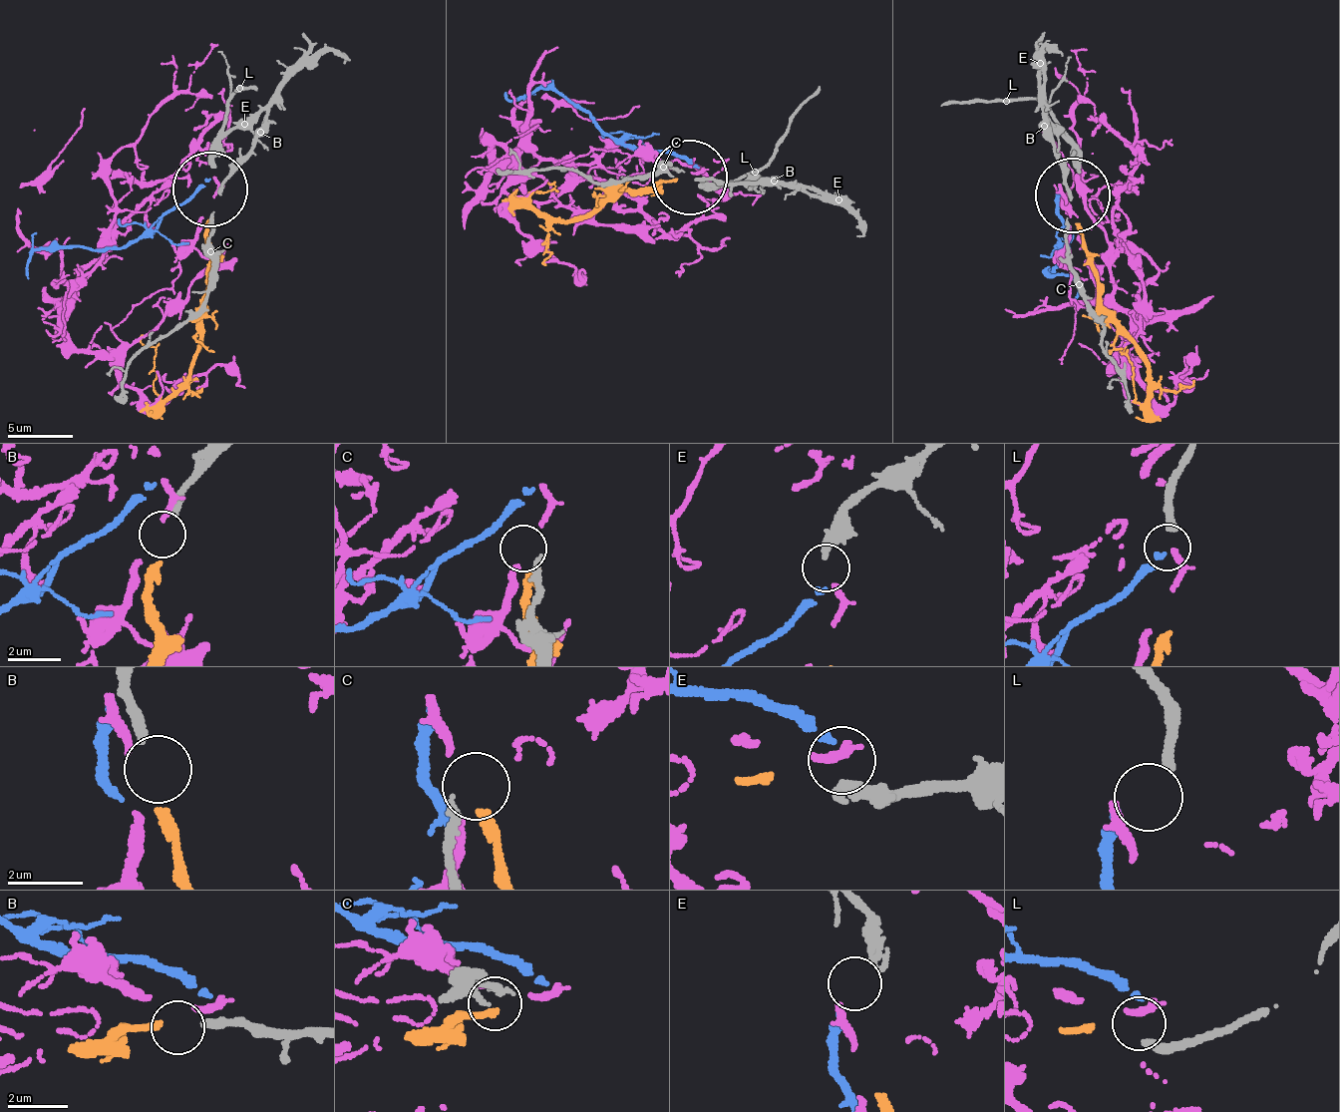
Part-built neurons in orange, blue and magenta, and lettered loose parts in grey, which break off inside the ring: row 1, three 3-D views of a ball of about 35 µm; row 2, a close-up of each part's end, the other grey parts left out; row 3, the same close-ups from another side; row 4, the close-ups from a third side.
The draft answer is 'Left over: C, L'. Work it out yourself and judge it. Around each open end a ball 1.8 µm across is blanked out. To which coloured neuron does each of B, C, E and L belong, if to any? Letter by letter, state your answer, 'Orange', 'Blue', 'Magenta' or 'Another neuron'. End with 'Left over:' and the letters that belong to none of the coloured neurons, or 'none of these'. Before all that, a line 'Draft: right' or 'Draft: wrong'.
Draft: right
B: Orange
C: Another neuron
E: Blue
L: Another neuron
Left over: C, L

